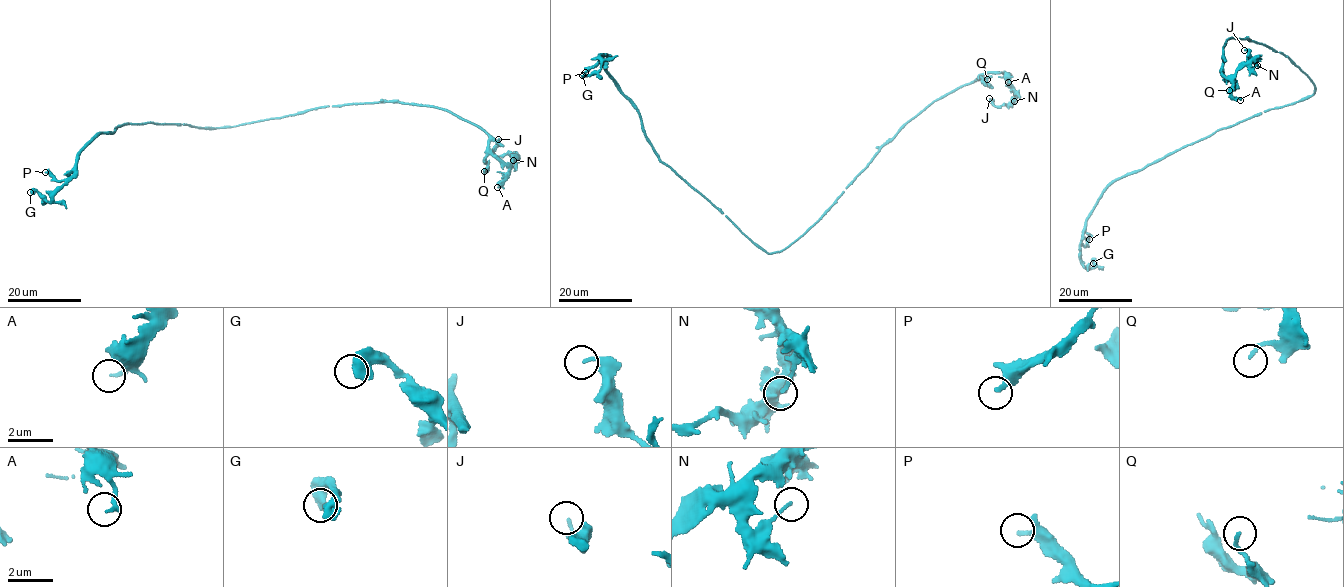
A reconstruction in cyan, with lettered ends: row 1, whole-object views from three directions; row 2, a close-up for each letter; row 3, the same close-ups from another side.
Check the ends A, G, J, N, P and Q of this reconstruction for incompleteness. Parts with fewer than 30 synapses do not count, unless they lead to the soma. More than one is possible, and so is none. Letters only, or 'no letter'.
no letter

